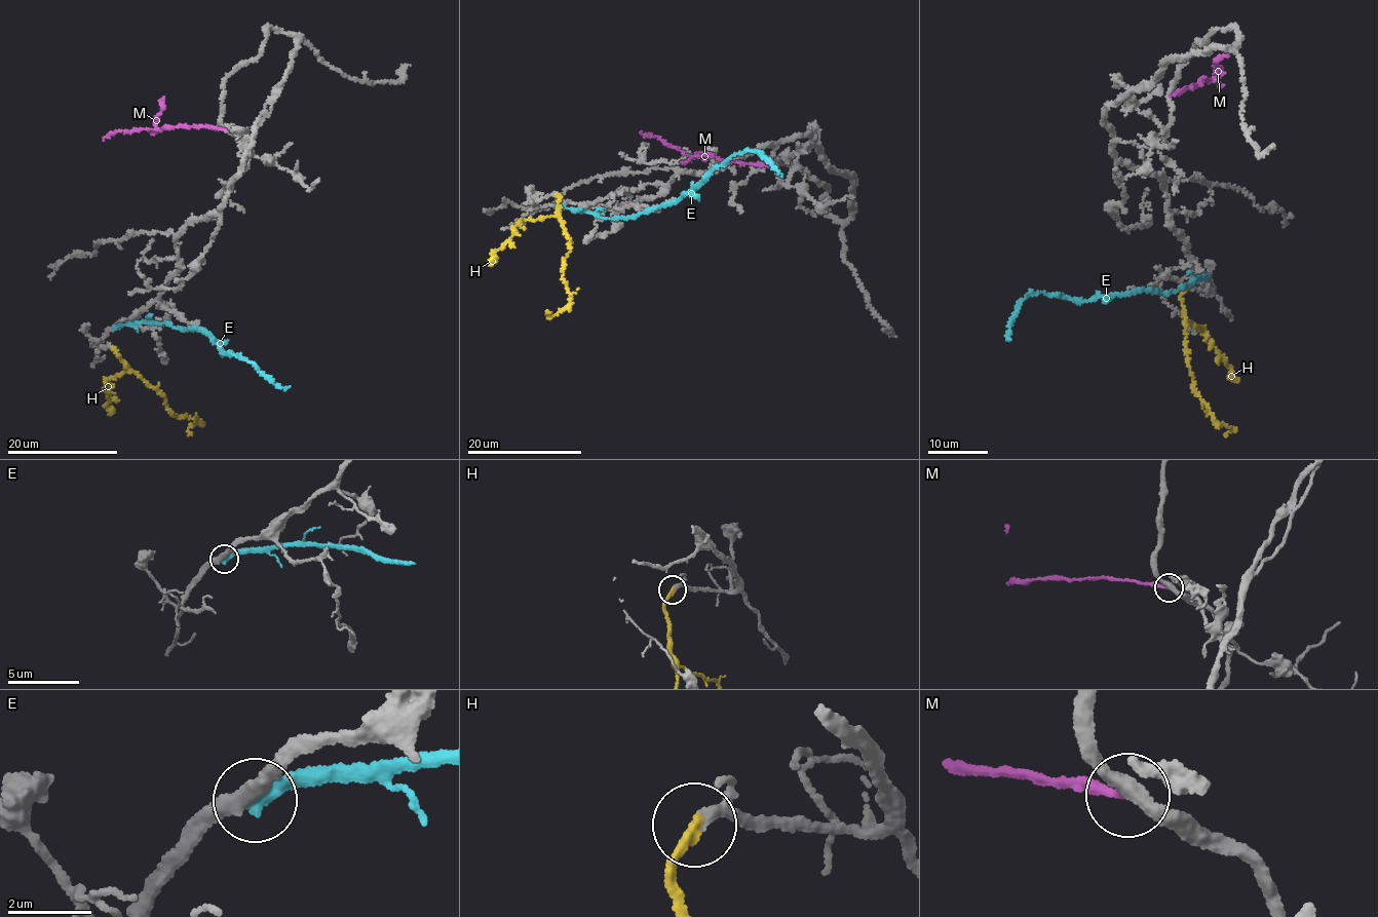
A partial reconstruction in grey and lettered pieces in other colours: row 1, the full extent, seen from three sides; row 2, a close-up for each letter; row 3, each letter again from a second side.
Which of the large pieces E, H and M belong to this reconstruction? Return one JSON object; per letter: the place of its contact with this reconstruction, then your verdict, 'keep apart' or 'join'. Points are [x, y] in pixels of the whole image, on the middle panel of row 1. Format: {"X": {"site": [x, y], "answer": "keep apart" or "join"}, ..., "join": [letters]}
{"E": {"site": [558, 206], "answer": "keep apart"}, "H": {"site": [557, 194], "answer": "join"}, "M": {"site": [771, 165], "answer": "keep apart"}, "join": ["H"]}

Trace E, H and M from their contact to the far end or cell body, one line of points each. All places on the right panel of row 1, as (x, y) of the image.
E: (1206, 277), (1166, 294), (1141, 292), (1072, 301), (1059, 295), (1029, 295), (1021, 302), (1007, 330), (1009, 340)
H: (1183, 290), (1182, 316), (1192, 384), (1213, 419), (1233, 428), (1225, 433)
M: (1172, 94), (1204, 78), (1211, 81), (1219, 67), (1219, 71)

